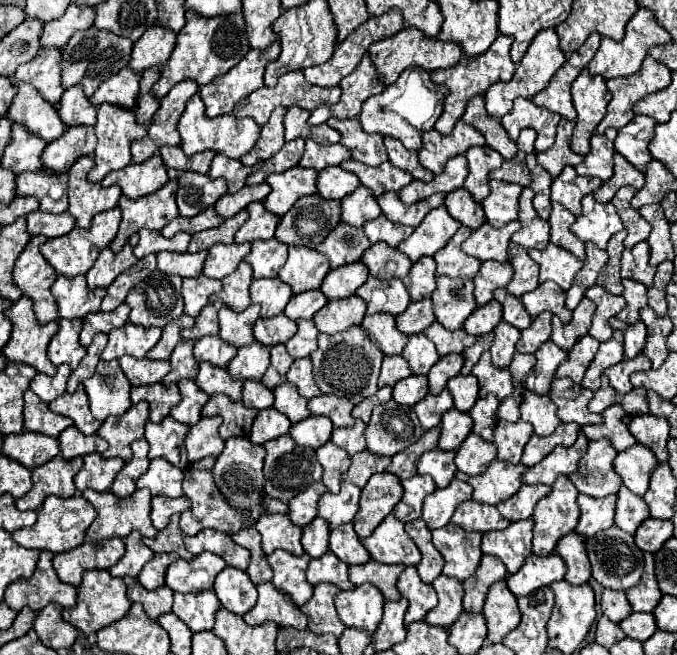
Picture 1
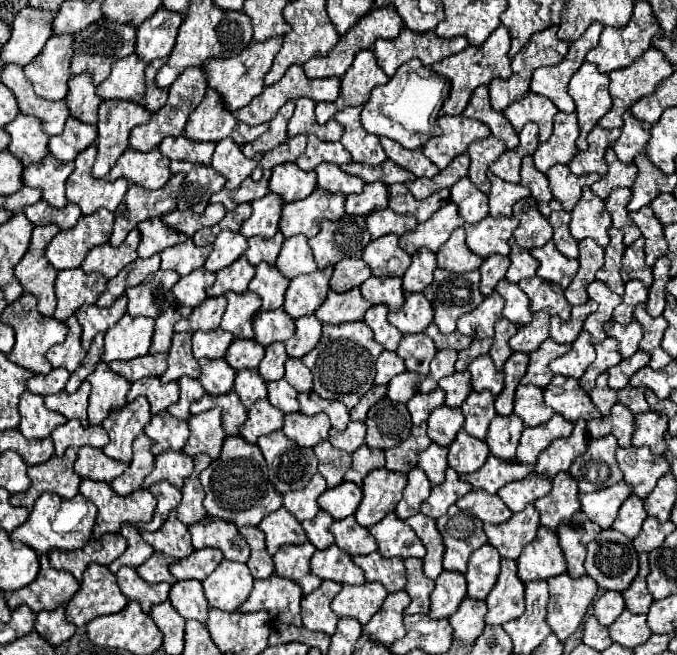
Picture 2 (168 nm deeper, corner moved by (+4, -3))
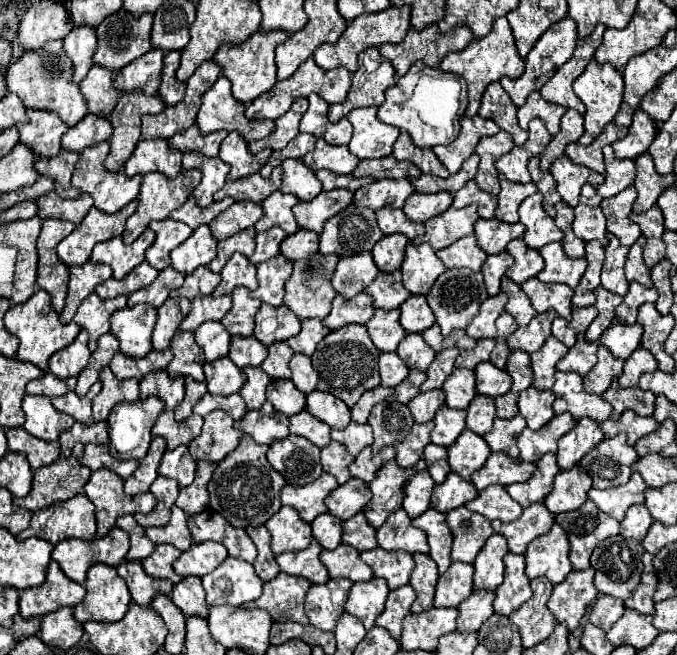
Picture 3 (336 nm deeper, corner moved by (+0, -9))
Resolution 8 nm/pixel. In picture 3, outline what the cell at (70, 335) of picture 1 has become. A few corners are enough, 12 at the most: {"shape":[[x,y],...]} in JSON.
{"shape":[[87,331],[51,355],[49,371],[61,379],[87,367]]}

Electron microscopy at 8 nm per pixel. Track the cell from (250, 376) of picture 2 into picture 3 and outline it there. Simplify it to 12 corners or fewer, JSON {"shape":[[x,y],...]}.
{"shape":[[245,367],[239,389],[249,409],[265,403],[271,379],[261,367]]}

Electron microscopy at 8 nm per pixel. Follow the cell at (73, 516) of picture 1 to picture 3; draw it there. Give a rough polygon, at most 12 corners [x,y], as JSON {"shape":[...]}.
{"shape":[[85,495],[37,509],[19,541],[95,539],[95,507]]}

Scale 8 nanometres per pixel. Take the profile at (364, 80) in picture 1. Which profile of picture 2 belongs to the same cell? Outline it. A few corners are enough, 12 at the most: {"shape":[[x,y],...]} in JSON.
{"shape":[[371,49],[359,51],[341,77],[333,103],[317,103],[327,123],[345,107],[363,105],[371,89],[389,81]]}

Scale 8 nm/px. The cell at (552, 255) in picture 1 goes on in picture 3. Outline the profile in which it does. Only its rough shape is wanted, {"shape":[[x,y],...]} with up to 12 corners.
{"shape":[[561,243],[541,251],[543,283],[575,289],[587,269],[585,259],[565,255]]}

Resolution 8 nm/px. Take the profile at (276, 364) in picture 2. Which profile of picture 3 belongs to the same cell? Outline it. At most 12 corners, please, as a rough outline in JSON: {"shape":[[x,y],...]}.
{"shape":[[285,341],[269,347],[261,369],[271,379],[289,379],[293,351]]}

